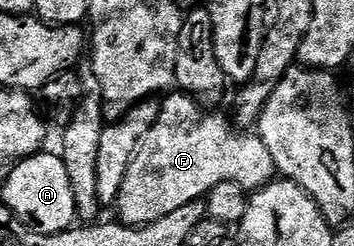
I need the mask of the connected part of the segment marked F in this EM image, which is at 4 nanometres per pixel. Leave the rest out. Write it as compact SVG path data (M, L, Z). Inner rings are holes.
M176 95L160 101L159 118L141 143L137 157L127 170L127 178L123 178L121 193L115 205L116 219L122 224L128 224L130 228L144 228L159 218L167 218L167 214L175 214L179 206L187 206L208 197L209 191L220 184L237 184L246 193L252 194L273 183L278 175L275 158L271 158L271 150L263 146L260 136L238 130L231 123L230 117L228 120L225 116L217 116L221 114L207 114L206 109L192 96Z

